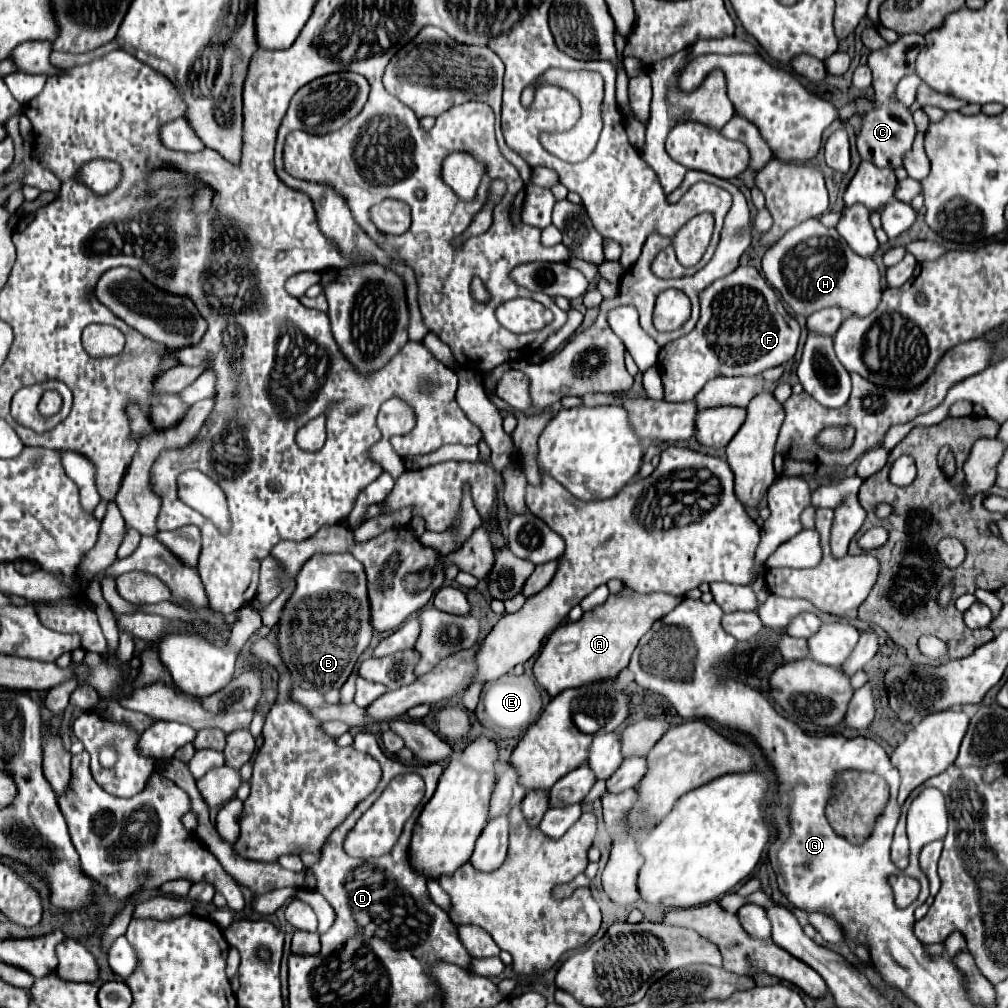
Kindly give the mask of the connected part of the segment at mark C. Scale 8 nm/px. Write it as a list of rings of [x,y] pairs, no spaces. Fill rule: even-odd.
[[[901,35],[899,41],[889,43],[883,51],[875,51],[869,55],[869,69],[873,71],[873,91],[875,91],[875,109],[867,111],[861,121],[861,131],[857,135],[857,151],[861,161],[869,161],[879,169],[899,169],[903,167],[905,155],[913,147],[915,139],[915,123],[907,105],[899,103],[895,97],[897,83],[915,73],[915,61],[923,47],[921,35]]]

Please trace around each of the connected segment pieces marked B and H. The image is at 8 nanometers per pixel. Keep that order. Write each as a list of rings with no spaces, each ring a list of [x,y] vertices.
[[[349,553],[315,555],[303,565],[295,583],[295,593],[287,601],[279,621],[281,657],[295,685],[319,693],[327,693],[333,687],[339,689],[375,635],[371,627],[365,567]]]
[[[819,219],[793,227],[775,247],[769,247],[763,257],[763,273],[789,309],[803,317],[827,307],[839,307],[849,315],[867,317],[881,299],[881,275],[875,261],[851,251],[837,229],[825,227]]]

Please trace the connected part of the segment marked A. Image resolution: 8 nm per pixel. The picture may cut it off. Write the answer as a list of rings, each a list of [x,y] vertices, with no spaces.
[[[625,585],[623,591],[609,595],[609,599],[595,609],[597,619],[591,619],[591,613],[583,613],[579,621],[560,626],[549,636],[535,661],[537,683],[555,697],[563,689],[581,687],[595,679],[615,677],[623,667],[627,667],[639,639],[653,627],[655,621],[679,603],[679,597],[665,593],[639,593]]]

